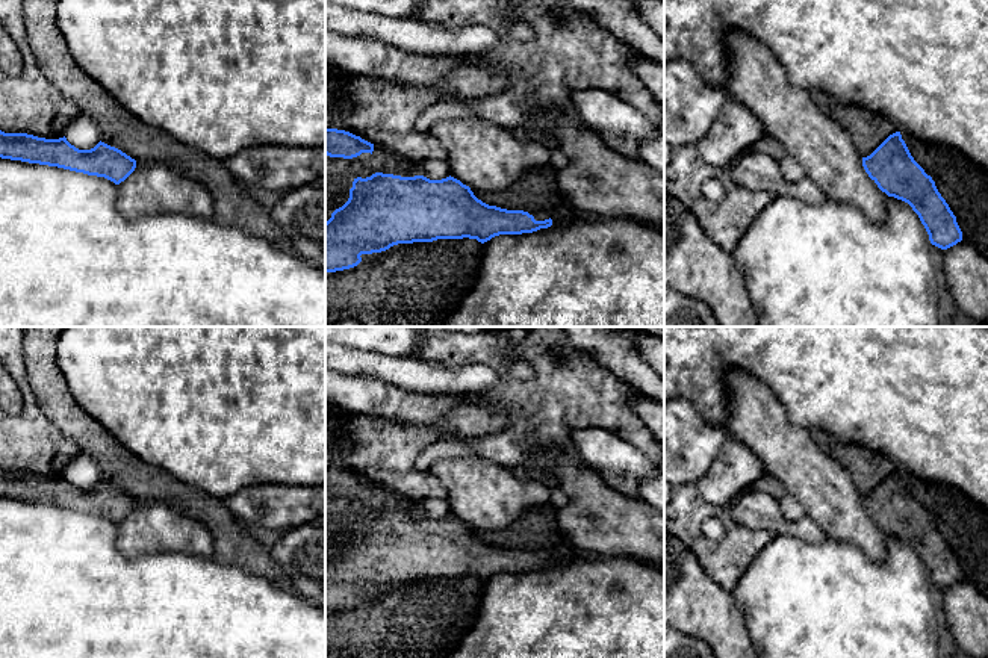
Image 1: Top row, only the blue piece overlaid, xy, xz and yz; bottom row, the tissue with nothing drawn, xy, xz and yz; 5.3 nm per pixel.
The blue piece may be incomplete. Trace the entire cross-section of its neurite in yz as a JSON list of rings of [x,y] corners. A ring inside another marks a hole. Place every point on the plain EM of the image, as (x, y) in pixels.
[[[900,470],[890,473],[870,495],[862,496],[862,505],[882,531],[912,546],[932,584],[947,588],[962,579],[956,555],[932,516],[911,495]]]

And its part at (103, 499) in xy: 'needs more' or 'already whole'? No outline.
already whole

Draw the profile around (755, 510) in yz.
[[[746,490],[732,505],[732,519],[749,529],[766,529],[775,535],[791,535],[806,542],[822,542],[825,531],[809,517],[788,520],[767,493]]]

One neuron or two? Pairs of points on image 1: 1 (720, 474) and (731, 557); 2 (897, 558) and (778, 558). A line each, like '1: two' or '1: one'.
1: two
2: one

